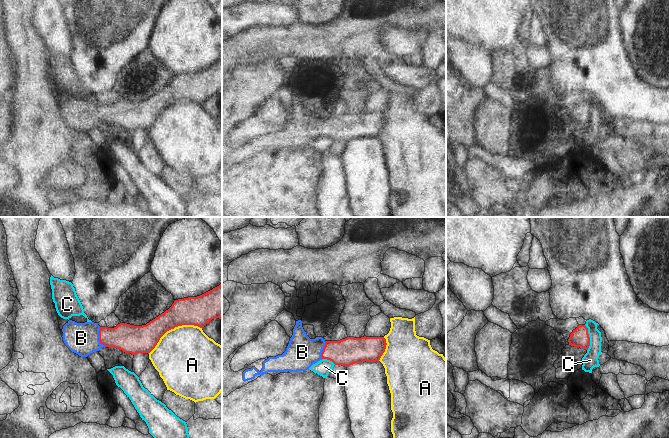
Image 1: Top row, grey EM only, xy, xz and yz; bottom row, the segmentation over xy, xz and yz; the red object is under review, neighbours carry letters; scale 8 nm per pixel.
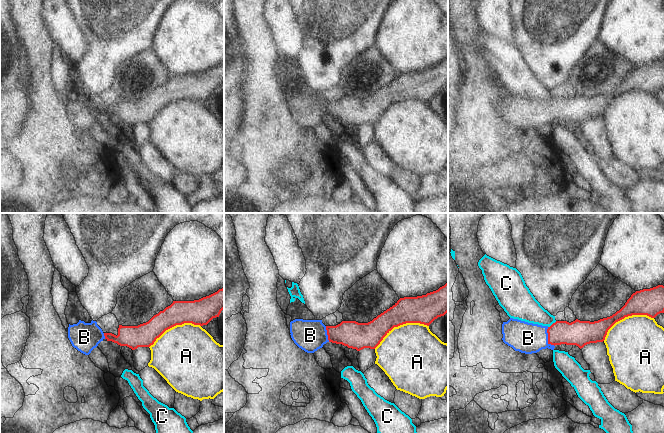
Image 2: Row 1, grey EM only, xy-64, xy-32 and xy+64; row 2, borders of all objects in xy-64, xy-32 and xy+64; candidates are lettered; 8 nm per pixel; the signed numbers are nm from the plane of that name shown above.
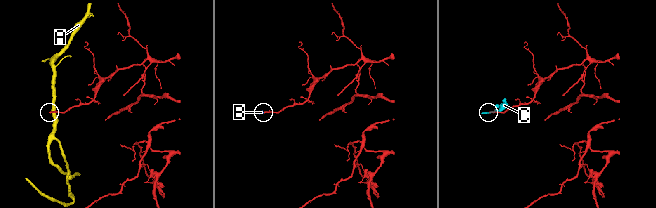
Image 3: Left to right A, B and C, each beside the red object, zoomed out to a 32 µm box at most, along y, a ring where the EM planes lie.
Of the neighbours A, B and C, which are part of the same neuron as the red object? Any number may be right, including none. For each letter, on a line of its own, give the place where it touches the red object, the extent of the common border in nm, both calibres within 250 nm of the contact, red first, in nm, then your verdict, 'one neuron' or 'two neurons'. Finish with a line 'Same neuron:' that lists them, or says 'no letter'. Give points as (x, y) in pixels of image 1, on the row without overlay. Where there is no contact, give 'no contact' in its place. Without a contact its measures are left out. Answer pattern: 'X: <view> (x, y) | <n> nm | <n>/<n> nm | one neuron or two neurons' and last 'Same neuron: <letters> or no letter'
A: xy (173, 104) | 480 nm | 240/480 nm | two neurons
B: xy (99, 113) | 170 nm | 220/260 nm | one neuron
C: yz (589, 114) | 200 nm | 150/130 nm | two neurons
Same neuron: B

